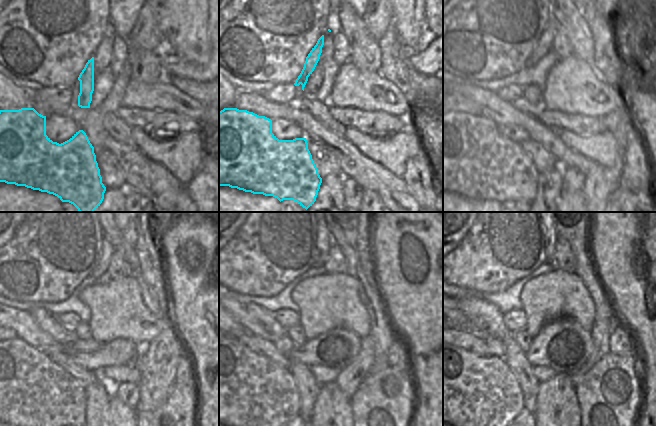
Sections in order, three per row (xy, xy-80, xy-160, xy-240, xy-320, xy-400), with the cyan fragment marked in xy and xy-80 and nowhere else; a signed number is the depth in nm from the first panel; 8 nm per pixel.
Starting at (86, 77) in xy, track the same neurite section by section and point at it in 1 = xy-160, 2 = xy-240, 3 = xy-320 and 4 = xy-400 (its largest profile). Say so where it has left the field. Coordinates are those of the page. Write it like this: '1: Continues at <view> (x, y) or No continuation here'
1: Continues at xy-160 (544, 46)
2: Continues at xy-240 (101, 266)
3: Continues at xy-320 (324, 240)
4: Continues at xy-400 (549, 236)

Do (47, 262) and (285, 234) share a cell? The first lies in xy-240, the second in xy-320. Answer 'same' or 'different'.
same

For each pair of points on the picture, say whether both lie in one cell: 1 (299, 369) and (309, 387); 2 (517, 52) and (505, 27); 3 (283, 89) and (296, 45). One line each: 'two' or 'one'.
1: one
2: one
3: two

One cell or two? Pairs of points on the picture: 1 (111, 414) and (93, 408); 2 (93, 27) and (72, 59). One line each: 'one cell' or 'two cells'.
1: two cells
2: one cell

